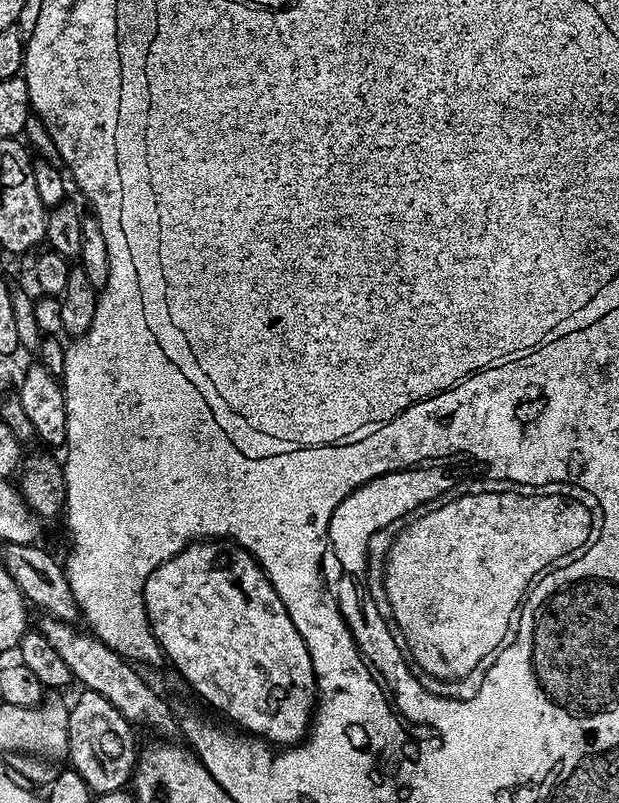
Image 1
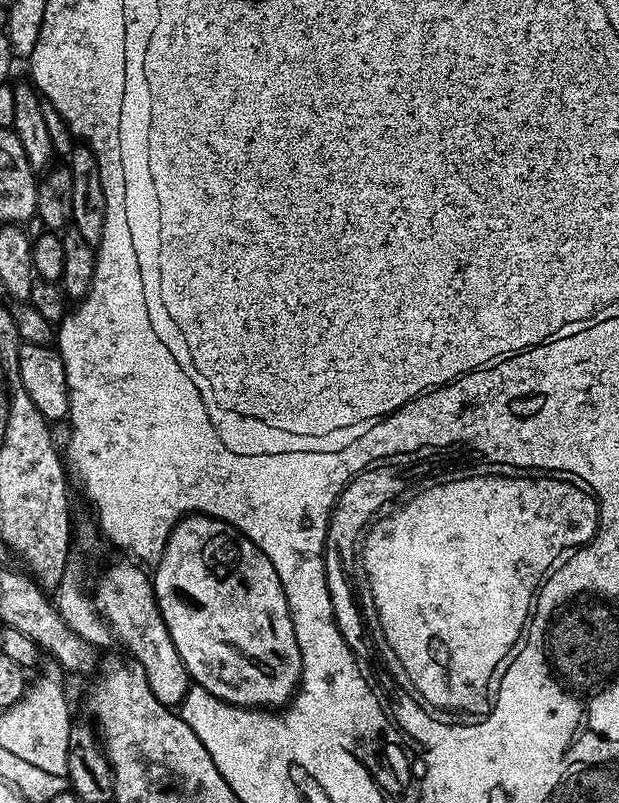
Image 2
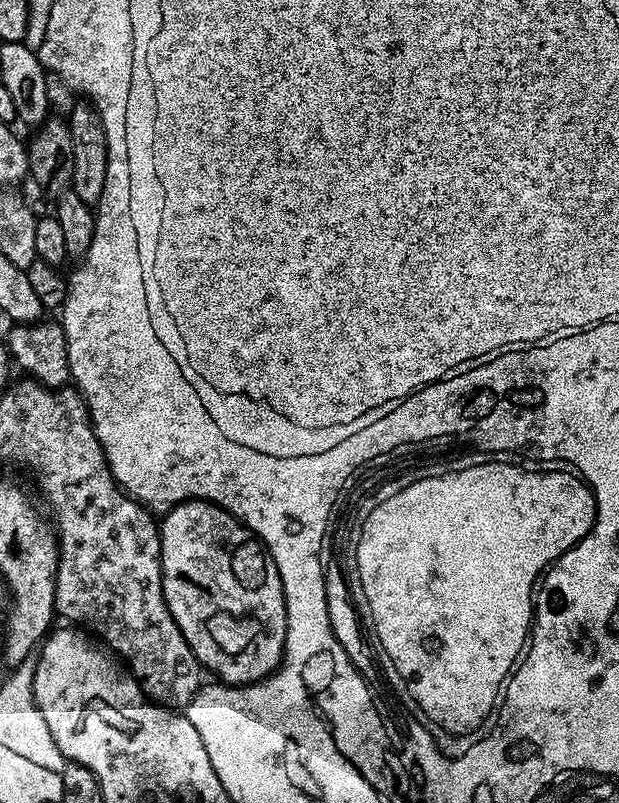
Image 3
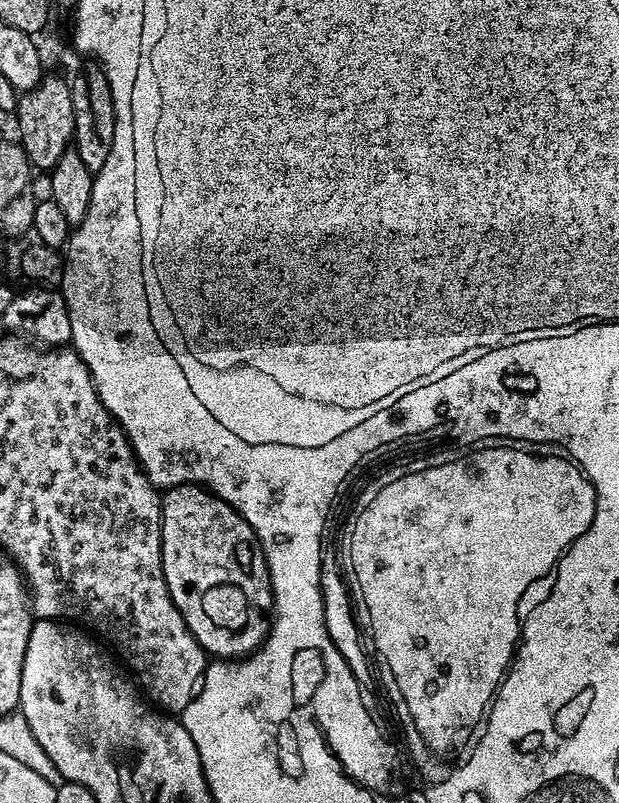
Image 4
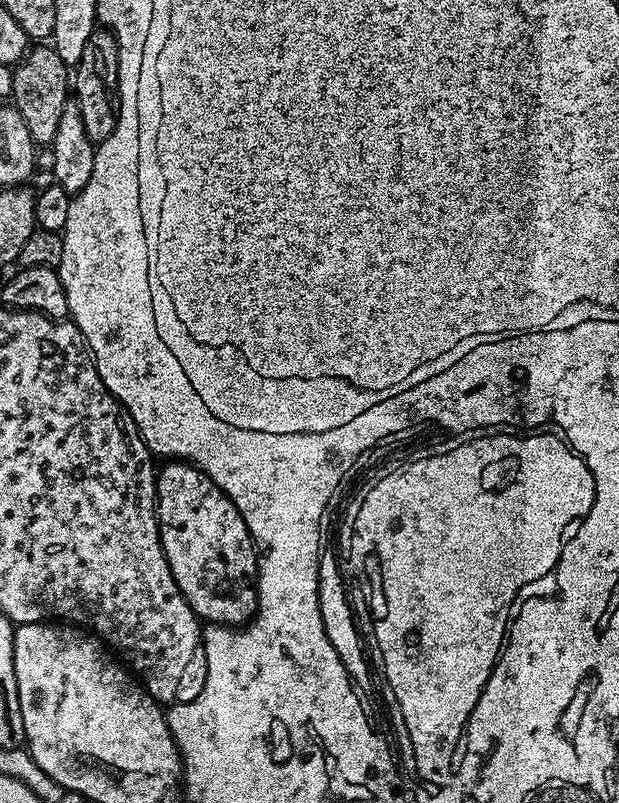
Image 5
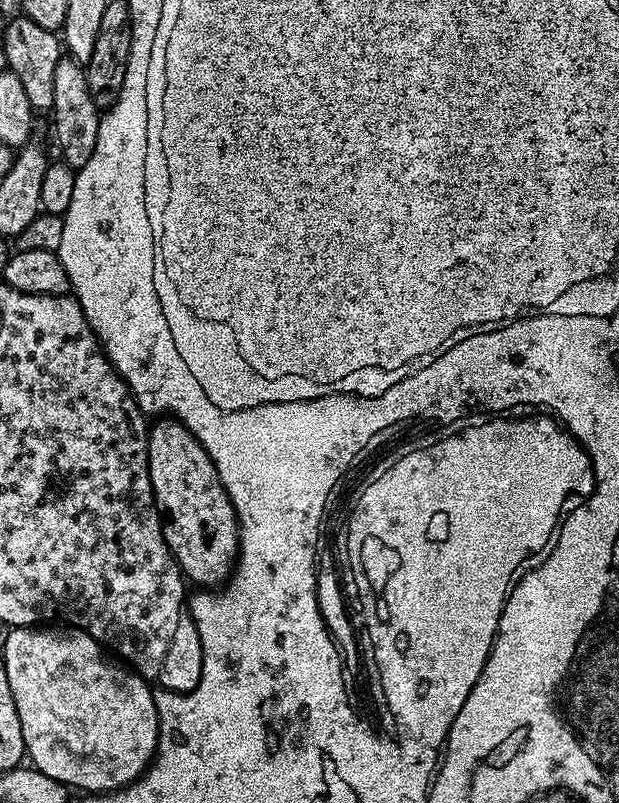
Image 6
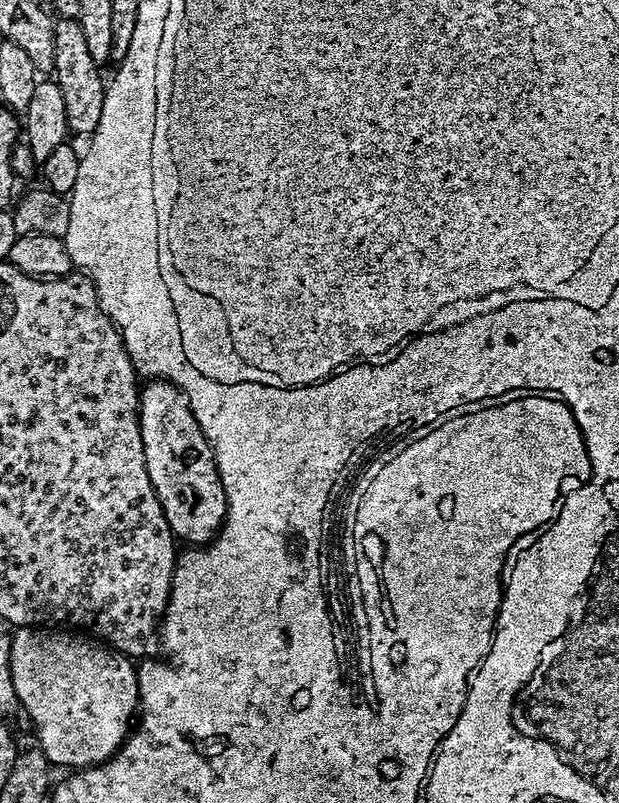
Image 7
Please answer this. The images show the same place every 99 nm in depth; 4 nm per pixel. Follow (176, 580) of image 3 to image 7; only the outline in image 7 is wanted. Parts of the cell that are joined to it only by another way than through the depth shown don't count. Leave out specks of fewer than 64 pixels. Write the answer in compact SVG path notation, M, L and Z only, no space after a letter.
M149 379L148 384L139 389L140 393L140 433L142 434L142 442L144 443L144 453L146 454L146 474L150 474L150 482L156 491L158 502L162 506L162 510L166 514L166 522L170 526L173 537L177 541L183 542L188 546L203 546L211 542L218 535L221 528L224 527L224 517L228 515L228 495L224 492L224 487L220 481L220 470L214 457L212 457L212 447L208 444L208 440L202 434L202 430L198 426L198 422L194 418L192 408L188 404L188 397L184 395L180 389L175 388L169 380Z

